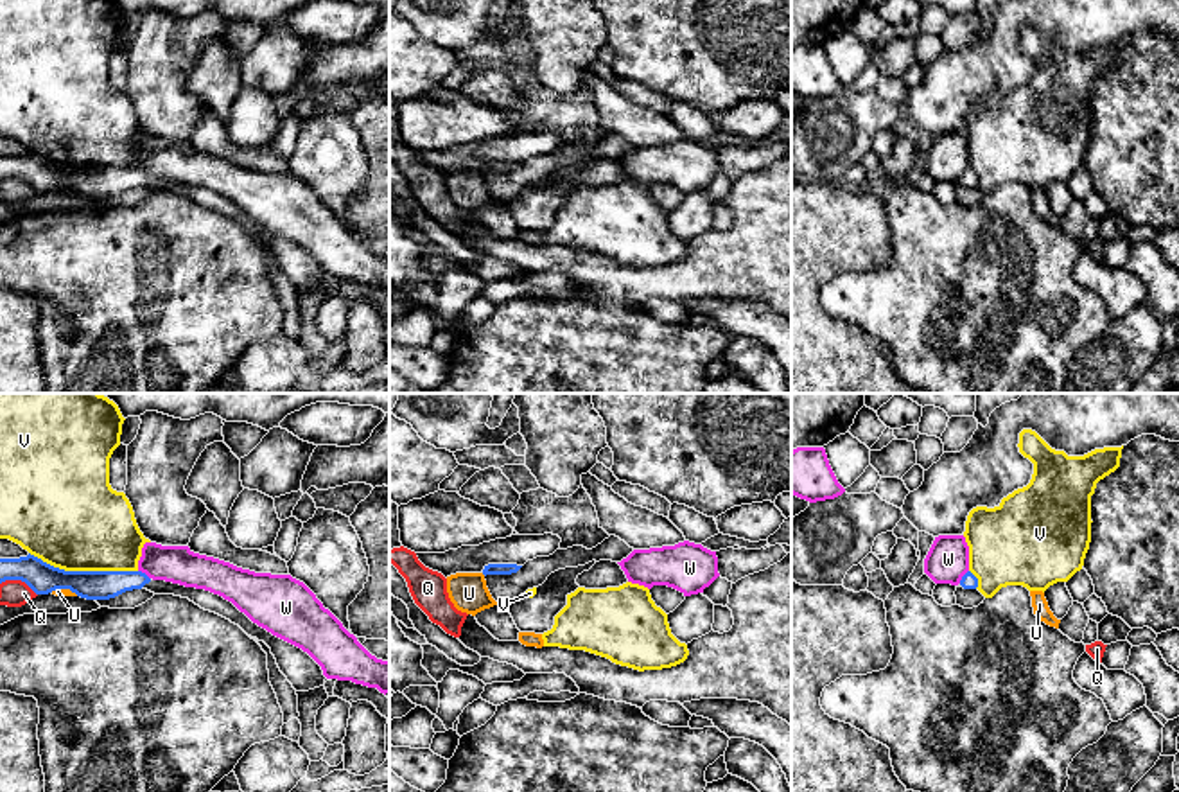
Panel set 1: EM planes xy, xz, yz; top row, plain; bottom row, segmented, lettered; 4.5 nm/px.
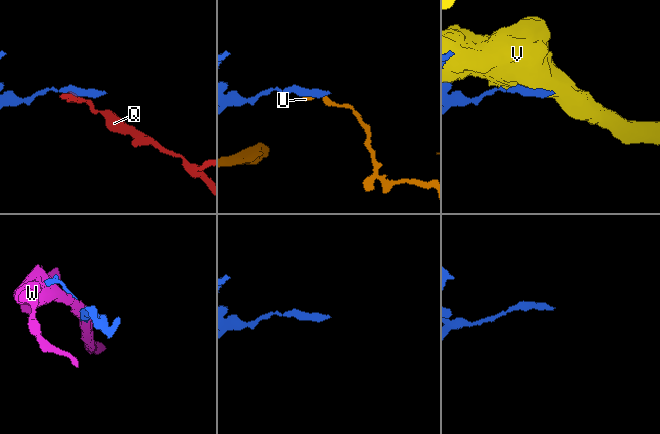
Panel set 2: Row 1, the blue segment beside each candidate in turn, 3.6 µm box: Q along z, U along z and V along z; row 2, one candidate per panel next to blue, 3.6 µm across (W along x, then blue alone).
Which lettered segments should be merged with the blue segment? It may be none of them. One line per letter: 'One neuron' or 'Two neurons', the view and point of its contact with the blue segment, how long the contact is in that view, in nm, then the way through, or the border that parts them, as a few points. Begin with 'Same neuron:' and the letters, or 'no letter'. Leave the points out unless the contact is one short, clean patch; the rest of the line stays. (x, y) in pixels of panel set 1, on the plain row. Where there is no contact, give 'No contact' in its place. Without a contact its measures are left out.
Same neuron: no letter
Q: Two neurons. Touches blue at xy (18, 176). Shared border 180 nm. Boundary: xy (0, 180), (22, 178), (36, 193)
U: Two neurons. Touches blue at xy (65, 185). Shared border 130 nm. Boundary: xy (51, 189), (70, 187), (78, 193)
V: Two neurons. Touches blue at xy (83, 169). Shared border 500 nm
W: Two neurons. Touches blue at yz (962, 175). Shared border 80 nm. Boundary: yz (968, 167), (959, 180)

